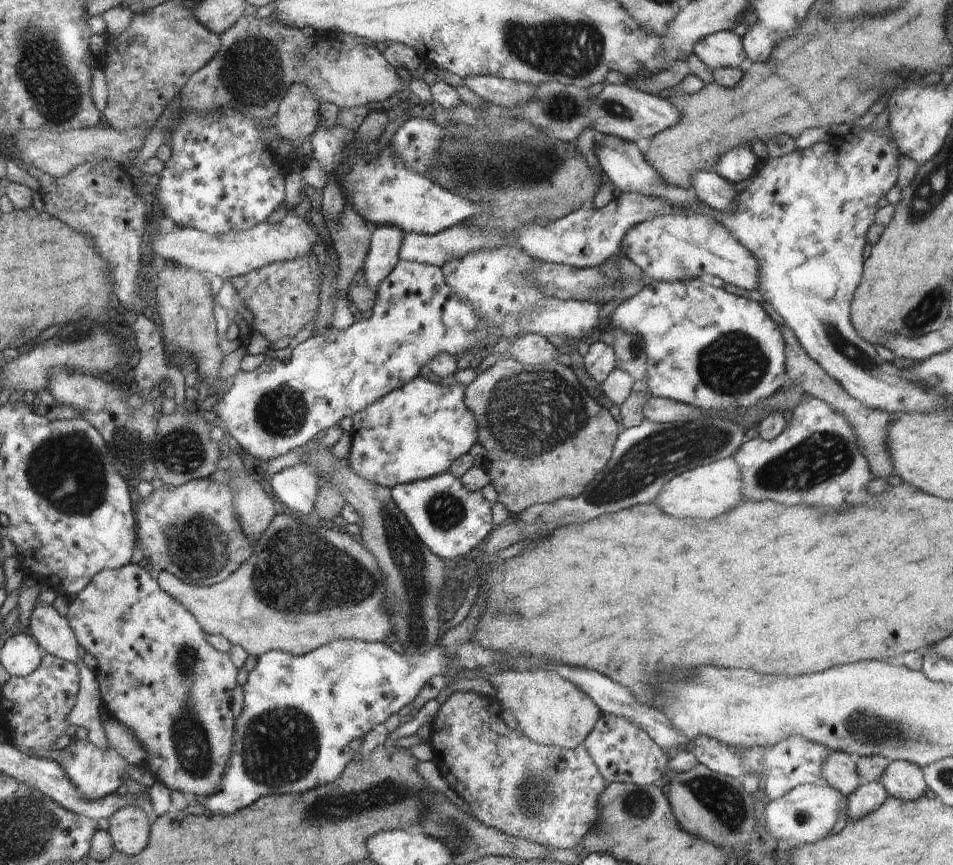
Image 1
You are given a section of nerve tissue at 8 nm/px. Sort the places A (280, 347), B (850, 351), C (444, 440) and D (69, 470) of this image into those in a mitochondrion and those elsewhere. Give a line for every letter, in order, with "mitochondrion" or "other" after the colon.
A: other
B: mitochondrion
C: other
D: mitochondrion

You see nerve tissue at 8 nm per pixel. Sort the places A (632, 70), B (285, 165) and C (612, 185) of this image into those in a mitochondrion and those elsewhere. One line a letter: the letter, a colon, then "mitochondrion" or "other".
A: other
B: other
C: other

